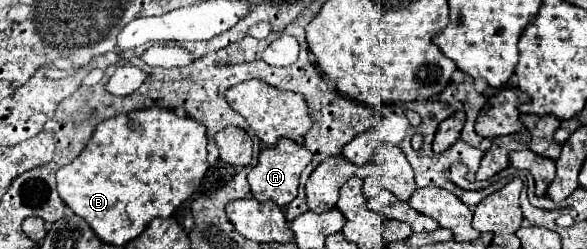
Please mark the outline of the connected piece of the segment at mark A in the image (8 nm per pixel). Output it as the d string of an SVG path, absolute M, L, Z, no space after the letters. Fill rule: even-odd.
M281 139L273 149L263 149L259 155L257 165L249 171L247 179L251 185L251 193L257 201L273 201L279 207L289 205L297 197L299 187L299 175L301 171L311 163L311 151L305 145L299 145L291 139Z

